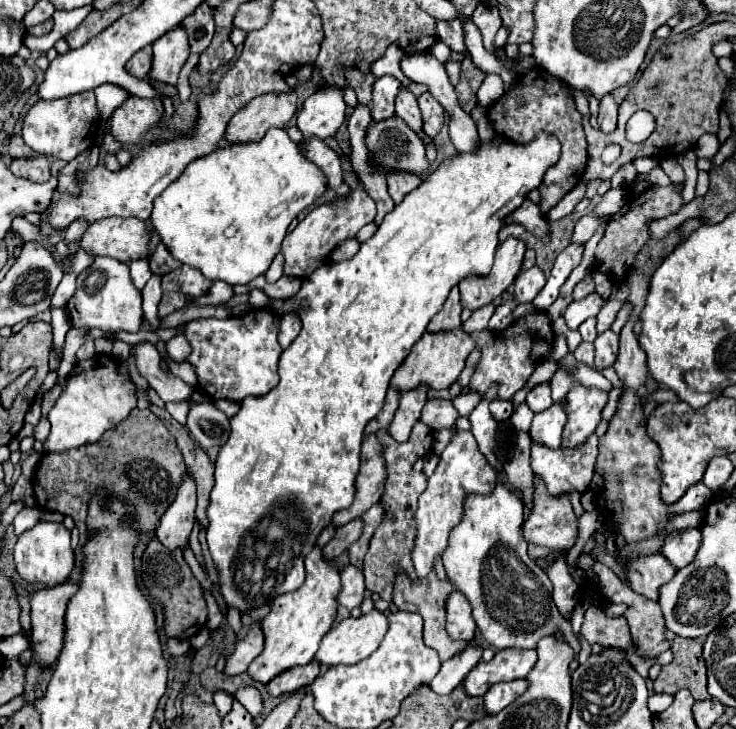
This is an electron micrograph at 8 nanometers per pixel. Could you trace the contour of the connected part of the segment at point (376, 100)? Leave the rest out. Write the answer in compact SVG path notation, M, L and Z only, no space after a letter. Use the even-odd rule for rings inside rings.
M383 76L373 84L373 100L371 100L371 116L373 120L385 120L395 114L395 98L403 84L395 76Z

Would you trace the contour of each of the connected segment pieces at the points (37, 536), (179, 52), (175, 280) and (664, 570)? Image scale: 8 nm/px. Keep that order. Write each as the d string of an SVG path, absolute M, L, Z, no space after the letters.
M39 522L31 530L23 532L15 544L13 554L15 554L15 568L23 580L43 582L49 586L65 582L75 564L73 548L71 548L71 532L57 522Z
M173 28L173 32L153 42L151 76L175 86L189 54L189 36L185 36L185 28Z
M181 266L163 276L163 290L181 290L185 296L201 296L209 286L211 282L191 266Z
M661 552L633 560L631 566L625 568L625 574L631 582L633 592L637 592L649 600L655 600L655 602L659 596L659 588L663 584L667 584L675 572L677 572L677 568L673 564L669 564L669 560Z

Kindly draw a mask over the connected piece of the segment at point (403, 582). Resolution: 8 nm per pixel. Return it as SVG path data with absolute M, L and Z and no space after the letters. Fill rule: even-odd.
M399 572L397 574L397 584L395 584L395 594L393 594L393 604L399 608L399 610L405 610L405 612L415 612L415 614L421 614L423 620L425 620L425 632L423 632L423 640L429 648L435 648L439 652L439 658L441 662L457 656L457 652L465 650L469 646L469 642L463 642L463 640L453 640L447 630L445 630L445 600L449 596L449 592L453 590L451 582L447 580L439 580L437 574L433 572L431 576L419 580L419 584L411 582L407 578L405 572Z

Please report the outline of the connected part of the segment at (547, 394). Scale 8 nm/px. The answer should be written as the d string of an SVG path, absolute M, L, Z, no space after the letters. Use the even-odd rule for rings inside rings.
M543 382L543 384L537 384L525 398L525 402L529 404L529 408L533 412L543 412L547 410L553 402L551 402L551 386L549 382Z

